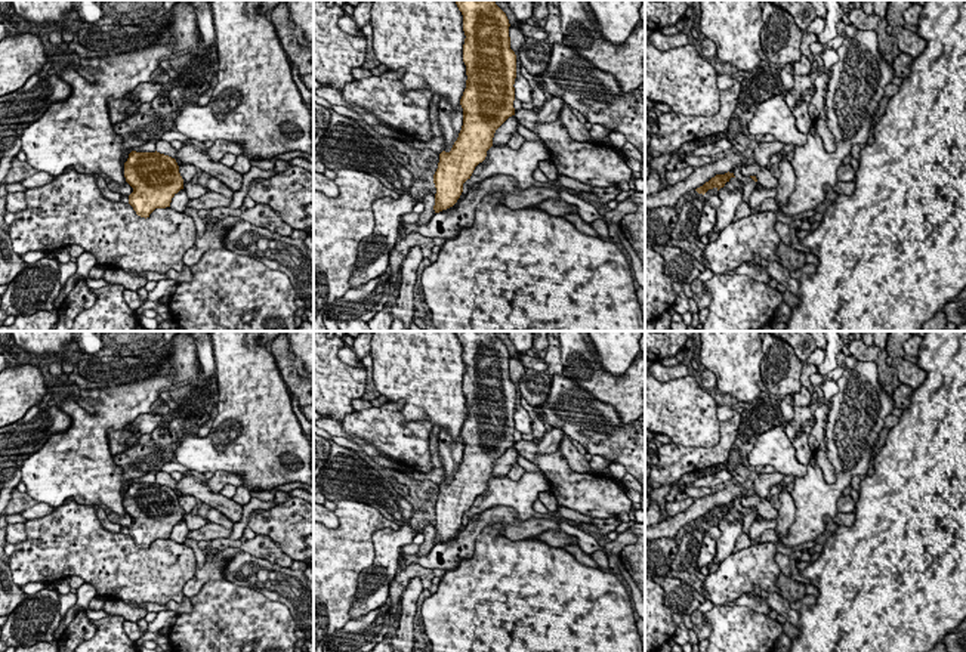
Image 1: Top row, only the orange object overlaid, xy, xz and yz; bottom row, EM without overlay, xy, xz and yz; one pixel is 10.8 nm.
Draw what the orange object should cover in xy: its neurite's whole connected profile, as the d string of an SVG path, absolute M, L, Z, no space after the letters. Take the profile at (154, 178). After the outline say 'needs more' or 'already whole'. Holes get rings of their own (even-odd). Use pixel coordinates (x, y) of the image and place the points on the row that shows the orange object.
M132 151L124 163L124 177L133 188L129 204L145 219L155 208L170 207L172 198L183 189L176 160L157 151Z; already whole

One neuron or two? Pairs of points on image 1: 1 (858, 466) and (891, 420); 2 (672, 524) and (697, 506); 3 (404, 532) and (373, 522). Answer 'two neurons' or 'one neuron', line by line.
1: two neurons
2: one neuron
3: two neurons

